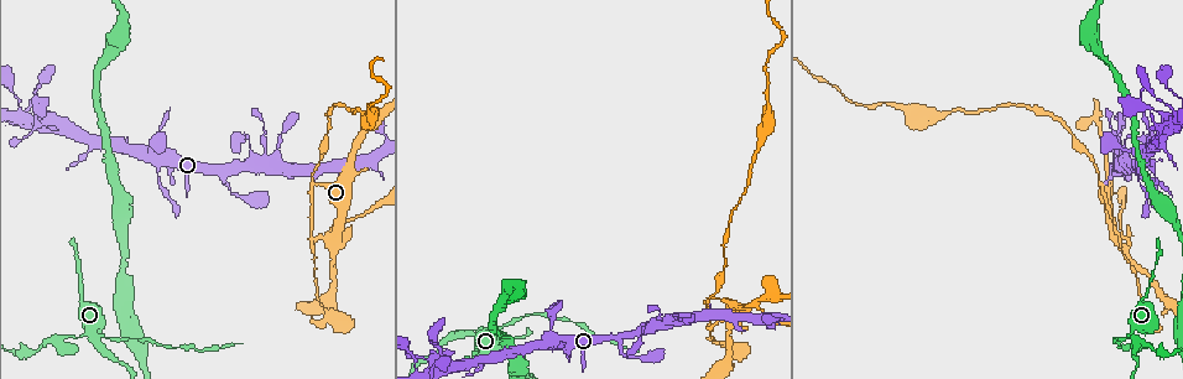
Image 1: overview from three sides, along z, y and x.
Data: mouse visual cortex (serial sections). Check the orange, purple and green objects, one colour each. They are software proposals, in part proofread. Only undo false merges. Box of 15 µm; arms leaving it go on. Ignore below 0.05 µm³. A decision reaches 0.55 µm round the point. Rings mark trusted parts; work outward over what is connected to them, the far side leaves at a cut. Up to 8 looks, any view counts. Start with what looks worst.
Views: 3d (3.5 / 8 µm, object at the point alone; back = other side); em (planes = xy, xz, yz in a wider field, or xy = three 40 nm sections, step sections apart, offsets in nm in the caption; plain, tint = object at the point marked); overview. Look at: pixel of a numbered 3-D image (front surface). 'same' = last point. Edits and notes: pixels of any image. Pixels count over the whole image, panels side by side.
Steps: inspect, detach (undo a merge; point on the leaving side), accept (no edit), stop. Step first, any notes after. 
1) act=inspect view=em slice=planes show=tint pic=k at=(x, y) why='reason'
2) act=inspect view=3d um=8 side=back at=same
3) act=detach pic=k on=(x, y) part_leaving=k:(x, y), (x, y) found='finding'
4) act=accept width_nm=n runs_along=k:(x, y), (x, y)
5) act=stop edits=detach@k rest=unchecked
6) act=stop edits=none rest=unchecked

act=inspect view=3d um=3.5 pic=1 at=(311, 178)

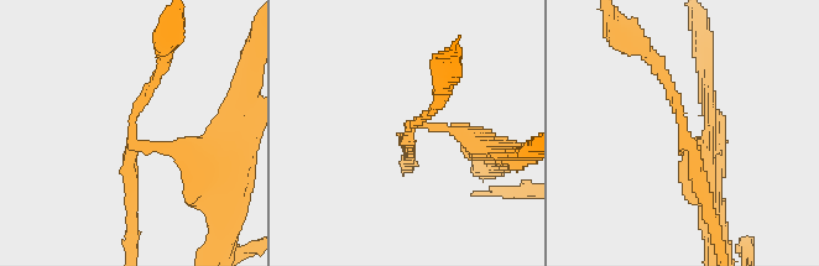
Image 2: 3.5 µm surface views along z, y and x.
act=inspect view=em slice=xy step=3 show=tint pic=2 at=(411, 128) why='now the EM'

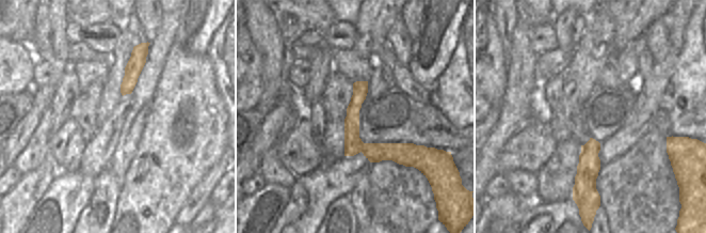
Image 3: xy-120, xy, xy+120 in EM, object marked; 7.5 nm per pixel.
act=detach pic=2 on=(141, 99) arm_widths_nm=150,200,300 found='a second cell is stuck on'

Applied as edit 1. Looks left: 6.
act=inspect view=overview

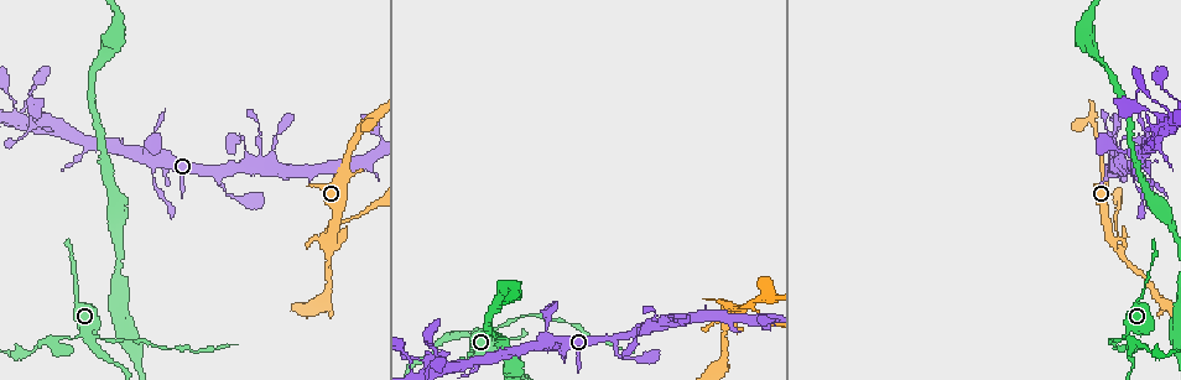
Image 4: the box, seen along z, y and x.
act=inspect view=3d um=3.5 pic=4 at=(466, 330) why='a narrow waist'

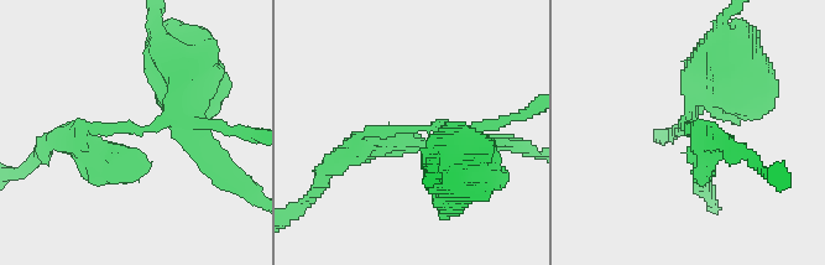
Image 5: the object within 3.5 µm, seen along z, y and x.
act=inspect view=em slice=xy step=5 show=tint pic=5 at=(140, 129)

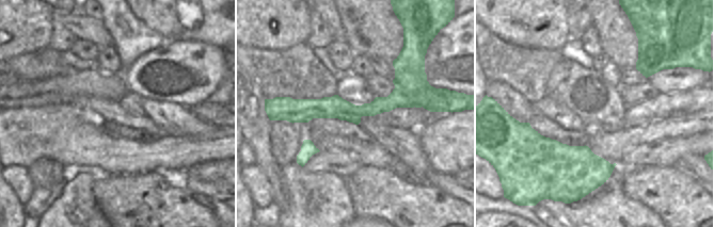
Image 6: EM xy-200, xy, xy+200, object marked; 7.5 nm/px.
act=detach pic=5 on=(421, 141) width_nm=170 part_leaving=5:(436, 126), (367, 133), (340, 159) found='a second cell is stuck on'

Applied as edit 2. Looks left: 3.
act=inspect view=overview why='see it whole again'

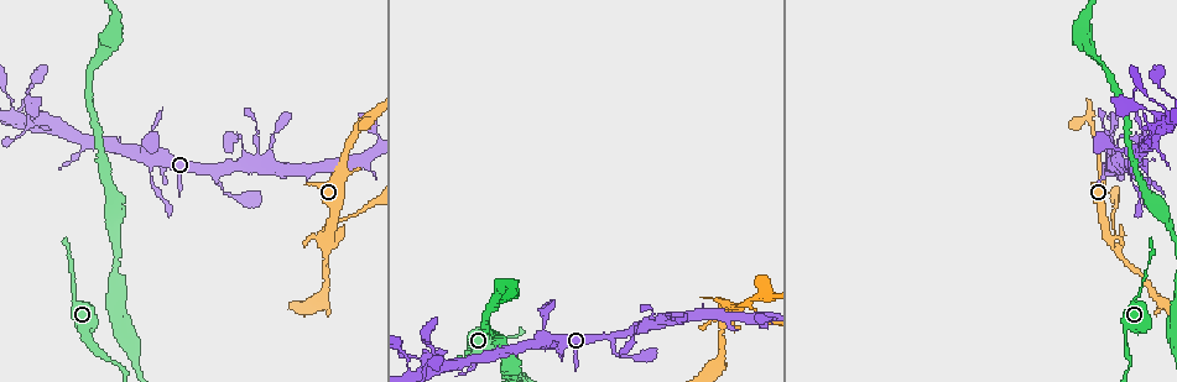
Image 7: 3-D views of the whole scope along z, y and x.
act=inspect view=3d um=8 pic=7 at=(328, 232) why='three arms meet'

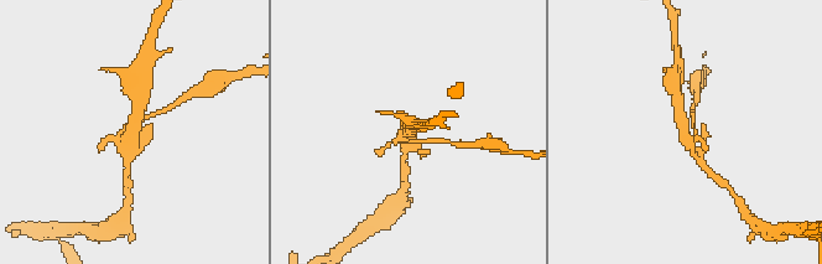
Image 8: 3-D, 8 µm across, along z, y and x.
act=inspect view=3d um=3.5 side=back pic=8 at=(132, 131)

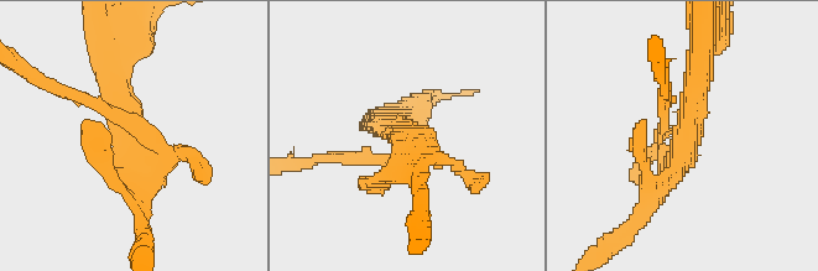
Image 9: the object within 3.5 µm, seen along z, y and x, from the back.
act=detach pic=9 on=(361, 161) part_leaving=9:(386, 157), (314, 157), (303, 161) found='two cells meet here'

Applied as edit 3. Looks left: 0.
act=stop edits=detach@2,detach@5,detach@9 rest=unchecked

